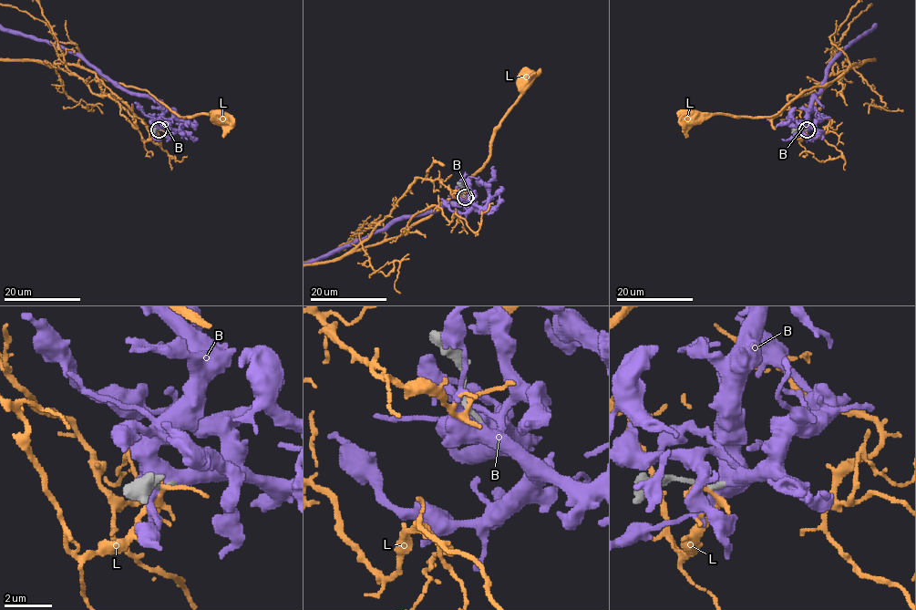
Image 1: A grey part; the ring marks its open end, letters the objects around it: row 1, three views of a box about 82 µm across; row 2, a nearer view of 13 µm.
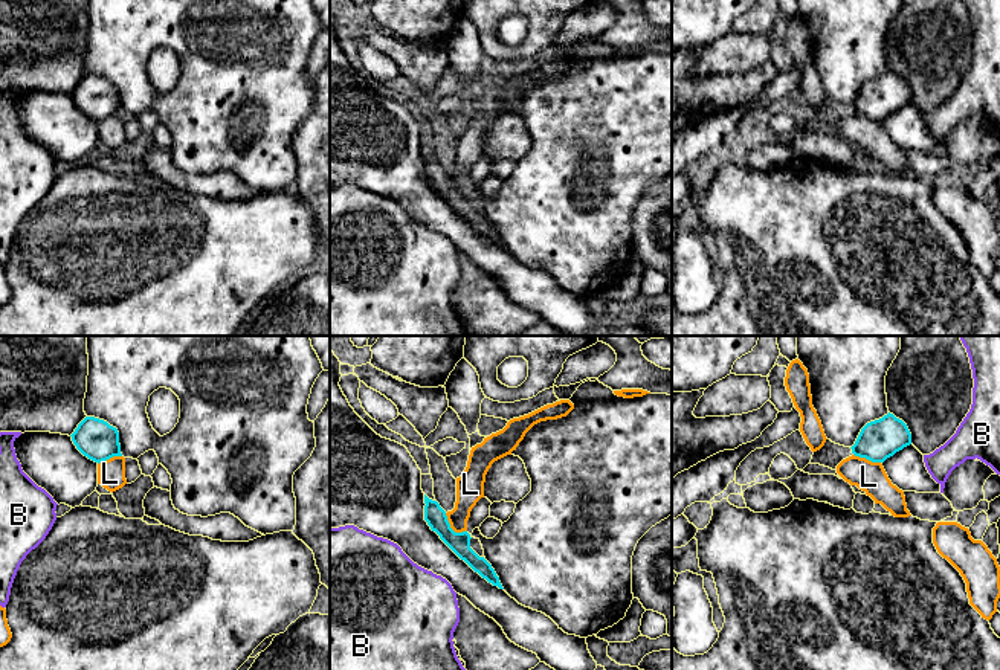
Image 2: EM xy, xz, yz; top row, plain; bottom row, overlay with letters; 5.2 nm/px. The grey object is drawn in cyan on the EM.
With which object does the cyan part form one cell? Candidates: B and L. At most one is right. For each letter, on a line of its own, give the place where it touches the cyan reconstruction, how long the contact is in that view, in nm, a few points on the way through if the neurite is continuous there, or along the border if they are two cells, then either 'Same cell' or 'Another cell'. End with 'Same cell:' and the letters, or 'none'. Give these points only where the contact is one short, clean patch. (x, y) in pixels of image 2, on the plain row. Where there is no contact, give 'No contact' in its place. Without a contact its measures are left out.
B: No contact. Same cell
L: Touches cyan at xz (451, 186). Shared border 160 nm. Boundary: xz (445, 171), (455, 190), (466, 190). Another cell
Same cell: B

